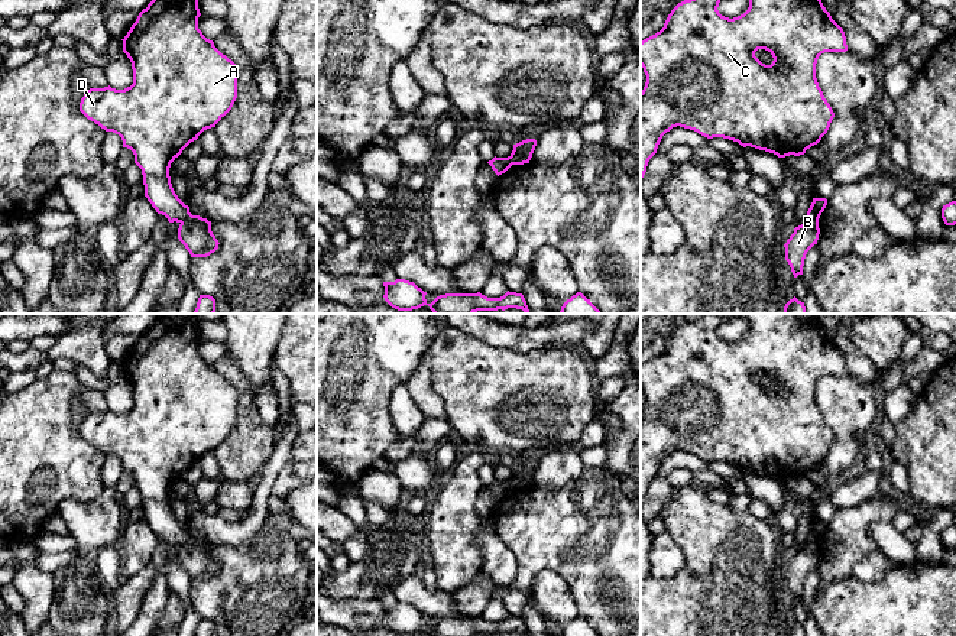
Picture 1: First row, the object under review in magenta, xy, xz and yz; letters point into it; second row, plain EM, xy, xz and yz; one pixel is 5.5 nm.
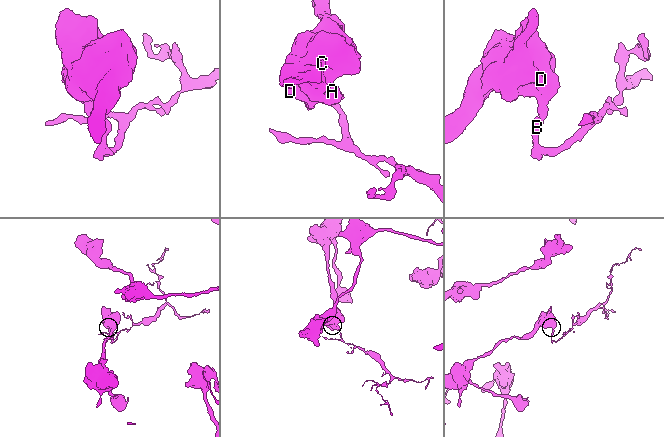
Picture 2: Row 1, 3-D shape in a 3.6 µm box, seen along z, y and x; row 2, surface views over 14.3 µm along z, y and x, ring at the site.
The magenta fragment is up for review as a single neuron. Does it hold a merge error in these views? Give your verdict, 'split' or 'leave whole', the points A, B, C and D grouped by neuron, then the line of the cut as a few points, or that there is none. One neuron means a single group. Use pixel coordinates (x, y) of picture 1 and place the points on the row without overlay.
split; A C D / B; cut in yz along (807, 541), (817, 545)

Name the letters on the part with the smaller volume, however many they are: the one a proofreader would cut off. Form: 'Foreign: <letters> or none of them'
Foreign: B

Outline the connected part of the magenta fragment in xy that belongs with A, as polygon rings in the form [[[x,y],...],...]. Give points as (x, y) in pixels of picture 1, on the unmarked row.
[[[162,314],[143,332],[123,364],[123,376],[132,386],[133,408],[124,413],[108,411],[90,412],[80,426],[80,435],[106,455],[119,458],[123,471],[135,478],[135,487],[142,493],[145,520],[169,546],[182,546],[191,536],[175,517],[169,491],[182,474],[198,460],[215,448],[231,434],[237,422],[237,389],[223,379],[214,366],[198,353],[198,319],[195,314]]]

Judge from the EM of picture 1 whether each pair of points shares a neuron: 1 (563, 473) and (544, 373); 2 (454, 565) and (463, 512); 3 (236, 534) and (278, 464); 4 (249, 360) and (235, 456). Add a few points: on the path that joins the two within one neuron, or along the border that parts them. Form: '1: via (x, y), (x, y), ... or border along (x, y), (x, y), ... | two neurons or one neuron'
1: border along (566, 445), (551, 450) | two neurons
2: via (454, 552), (454, 525) | one neuron
3: via (253, 519), (259, 513), (261, 495), (266, 482) | one neuron
4: border along (227, 350), (255, 393) | two neurons

